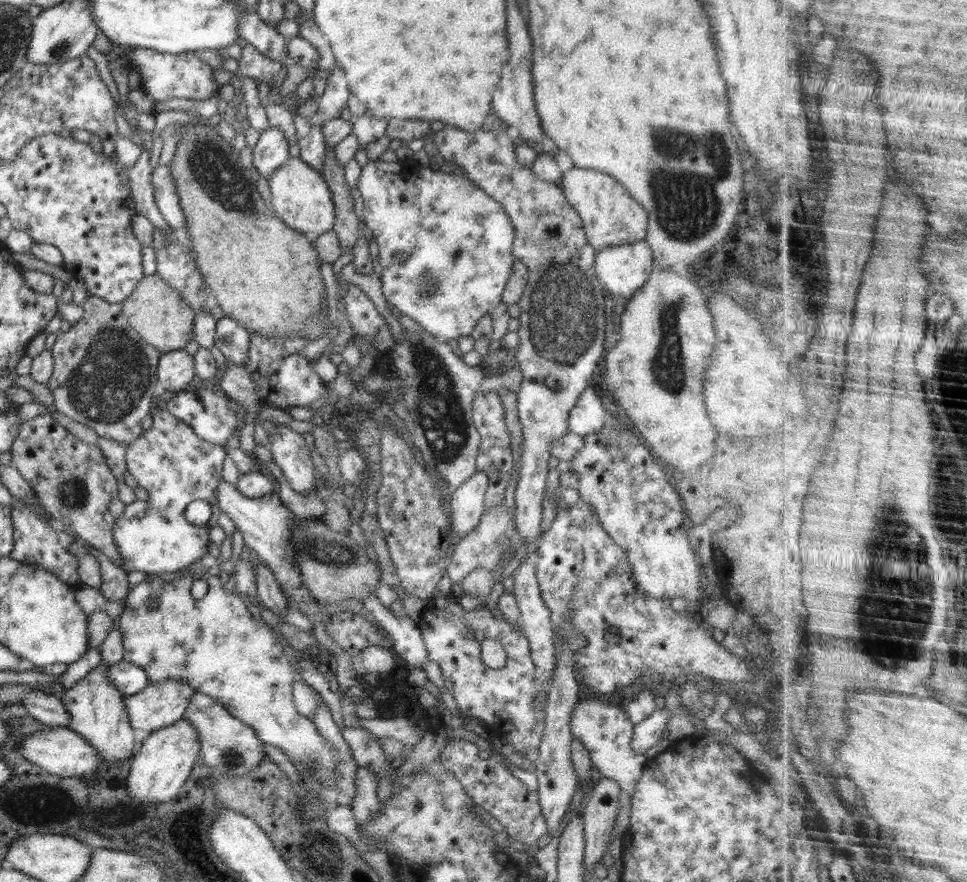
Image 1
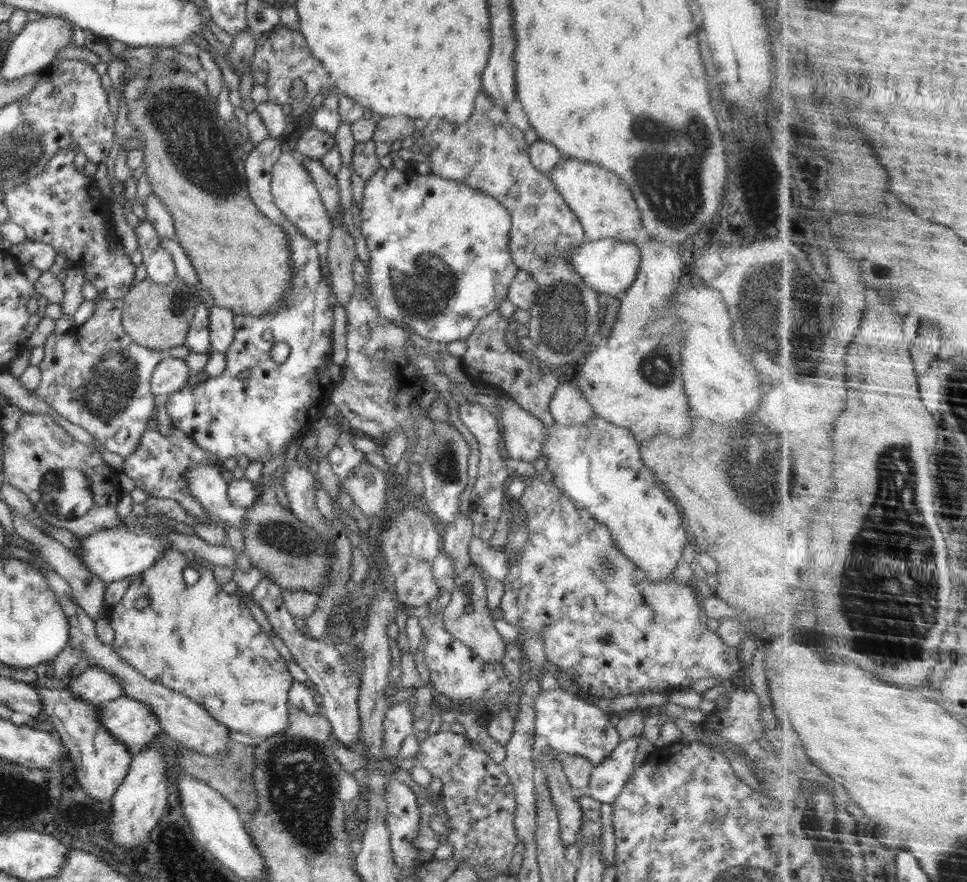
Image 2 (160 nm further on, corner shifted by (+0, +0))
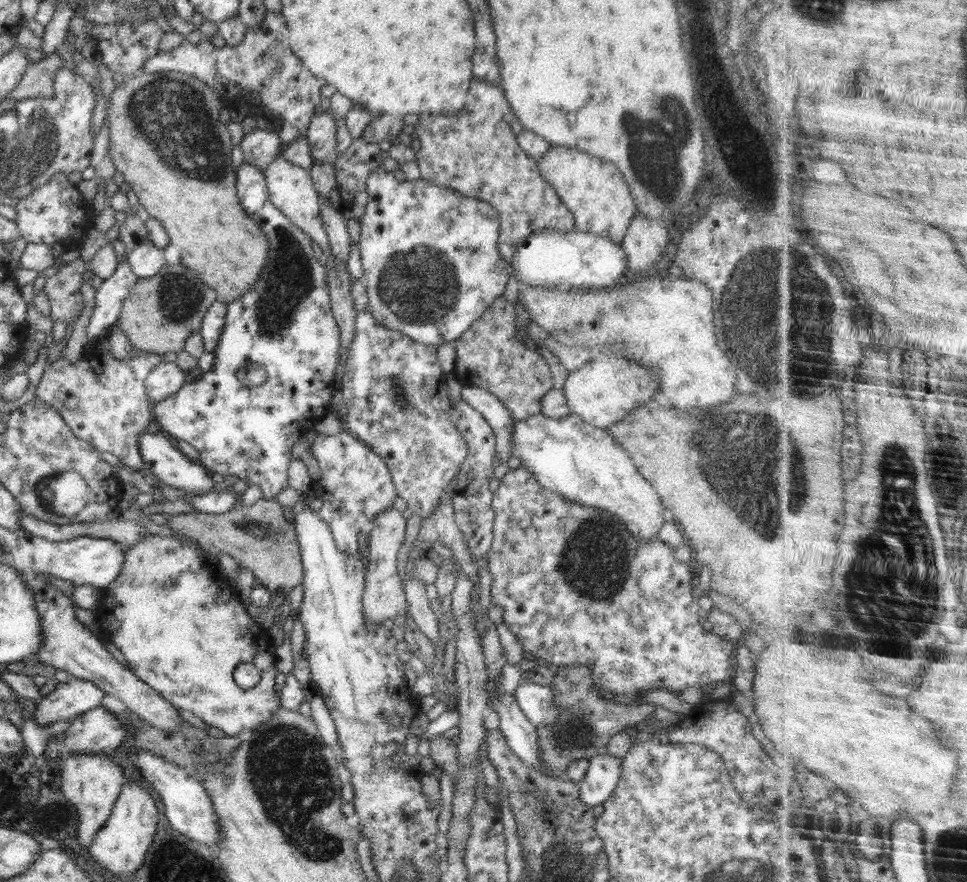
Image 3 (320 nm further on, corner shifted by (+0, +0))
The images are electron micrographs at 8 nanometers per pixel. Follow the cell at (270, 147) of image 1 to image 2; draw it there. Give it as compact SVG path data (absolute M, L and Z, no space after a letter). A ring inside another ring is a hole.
M269 136L260 144L254 146L249 154L245 155L244 173L246 185L252 202L258 210L277 224L286 234L291 250L291 289L285 294L279 309L268 316L234 315L234 340L225 352L226 368L216 378L209 377L205 383L198 383L192 387L187 384L177 393L172 393L163 398L166 412L170 415L172 426L181 430L191 438L202 450L210 454L211 458L220 466L226 458L236 458L246 454L249 462L260 461L264 465L272 462L285 446L294 438L301 437L308 428L312 427L315 420L321 418L328 404L331 404L331 394L335 383L330 377L328 369L332 362L332 341L330 330L333 329L334 302L331 298L331 288L326 285L322 275L322 267L318 257L322 251L321 246L315 241L306 238L274 204L271 193L271 172L274 163L286 147L281 145L281 138ZM276 342L286 342L290 346L290 354L286 361L277 363L271 360L270 348ZM240 372L252 372L250 377L238 379Z

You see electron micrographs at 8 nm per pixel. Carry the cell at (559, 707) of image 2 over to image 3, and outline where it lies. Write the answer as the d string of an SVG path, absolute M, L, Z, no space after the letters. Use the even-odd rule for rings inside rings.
M520 680L513 693L526 718L536 727L553 725L559 717L551 687Z

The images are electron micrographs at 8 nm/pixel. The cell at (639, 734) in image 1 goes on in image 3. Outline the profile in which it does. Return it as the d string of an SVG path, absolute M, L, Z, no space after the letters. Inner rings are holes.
M605 751L589 759L589 767L584 778L577 784L579 788L579 797L582 802L594 807L603 804L609 796L615 792L616 785L620 780L622 758L610 756Z

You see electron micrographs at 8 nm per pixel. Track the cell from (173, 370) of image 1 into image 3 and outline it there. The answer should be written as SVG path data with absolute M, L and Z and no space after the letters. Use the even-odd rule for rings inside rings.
M163 361L145 378L146 392L155 404L178 392L186 384L186 371L175 362Z

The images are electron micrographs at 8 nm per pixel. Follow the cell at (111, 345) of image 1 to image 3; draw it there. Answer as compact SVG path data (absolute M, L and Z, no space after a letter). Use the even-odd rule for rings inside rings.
M109 332L105 334L100 340L97 340L97 343L94 346L87 347L87 353L83 354L83 357L78 362L68 362L63 356L59 359L56 359L53 363L48 365L43 372L42 378L38 387L36 387L36 396L35 398L45 402L47 405L54 407L58 414L64 419L64 422L70 427L70 430L74 433L76 438L81 438L83 441L89 442L90 446L93 446L99 452L111 452L114 456L117 456L125 464L127 468L133 468L133 470L140 470L143 466L143 460L141 457L141 452L139 449L139 436L142 432L150 429L152 422L152 405L149 396L146 392L145 378L150 374L151 370L154 370L155 366L158 366L163 362L163 355L156 354L154 352L146 352L145 350L139 350L133 346L133 352L129 358L123 358L123 360L118 360L115 356L111 355L109 351L109 344L107 344L107 336Z

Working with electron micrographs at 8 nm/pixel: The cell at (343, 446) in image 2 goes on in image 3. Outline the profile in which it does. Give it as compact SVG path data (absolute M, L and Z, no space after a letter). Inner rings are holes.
M346 429L329 437L317 435L309 444L309 450L318 460L324 490L332 494L317 511L318 517L330 527L338 551L348 558L356 558L359 553L358 533L370 528L372 519L393 506L397 496L390 471L382 458Z

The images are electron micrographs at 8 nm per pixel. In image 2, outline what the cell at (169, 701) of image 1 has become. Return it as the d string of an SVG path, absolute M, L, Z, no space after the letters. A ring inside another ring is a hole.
M126 695L100 703L99 722L125 744L132 755L162 734L159 720L149 704Z

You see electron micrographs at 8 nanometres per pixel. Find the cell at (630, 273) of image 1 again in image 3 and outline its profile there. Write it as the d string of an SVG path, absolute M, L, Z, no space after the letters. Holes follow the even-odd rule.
M549 229L539 233L530 234L515 245L515 251L510 263L513 265L513 275L518 282L530 286L572 286L586 289L607 287L616 285L618 280L629 272L628 259L620 244L614 244L607 236L602 238L594 233L585 233L572 229L570 231L558 231Z

